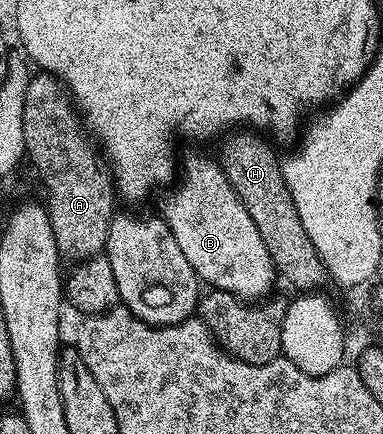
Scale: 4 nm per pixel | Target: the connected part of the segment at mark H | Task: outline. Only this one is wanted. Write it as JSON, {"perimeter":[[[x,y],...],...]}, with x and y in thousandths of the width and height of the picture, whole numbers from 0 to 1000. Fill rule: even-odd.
{"perimeter":[[[637,302],[598,304],[606,309],[574,334],[569,369],[580,394],[642,486],[653,486],[653,505],[663,505],[663,523],[674,523],[695,578],[705,578],[723,631],[744,638],[773,671],[833,668],[851,647],[851,622],[830,578],[820,578],[820,560],[809,560],[809,541],[799,541],[799,523],[789,523],[789,505],[778,505],[778,477],[768,477],[757,431],[747,431],[734,364],[721,364],[676,304],[627,304]]]}

